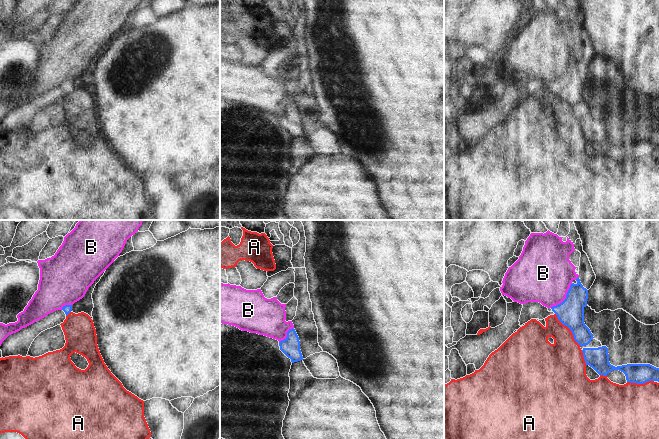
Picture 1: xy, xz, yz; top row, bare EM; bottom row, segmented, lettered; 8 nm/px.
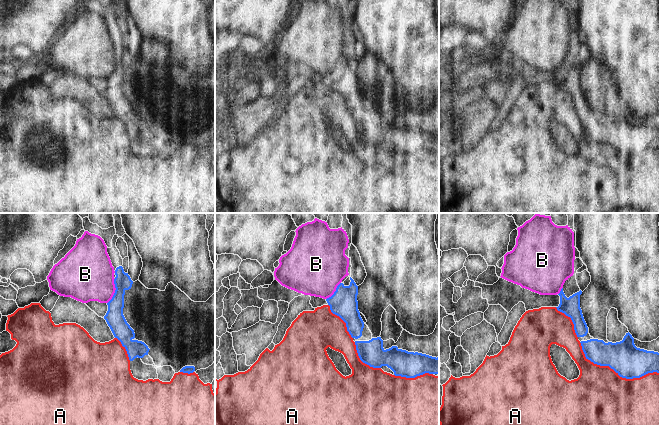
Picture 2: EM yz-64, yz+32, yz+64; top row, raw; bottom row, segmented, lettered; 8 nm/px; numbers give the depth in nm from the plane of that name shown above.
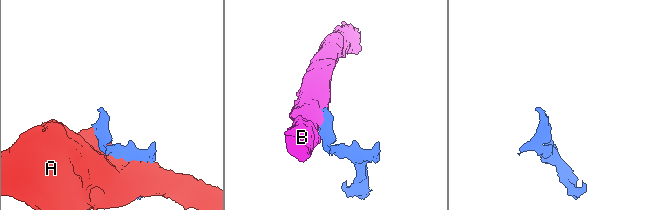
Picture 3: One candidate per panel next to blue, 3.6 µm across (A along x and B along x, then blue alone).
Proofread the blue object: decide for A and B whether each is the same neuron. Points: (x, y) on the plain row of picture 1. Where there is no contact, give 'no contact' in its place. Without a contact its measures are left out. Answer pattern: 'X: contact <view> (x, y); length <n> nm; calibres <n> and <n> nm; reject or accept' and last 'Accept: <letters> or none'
A: contact yz (569, 104); length 340 nm; calibres 220 and 300 nm; reject
B: contact yz (565, 74); length 260 nm; calibres 220 and 440 nm; reject
Accept: none

